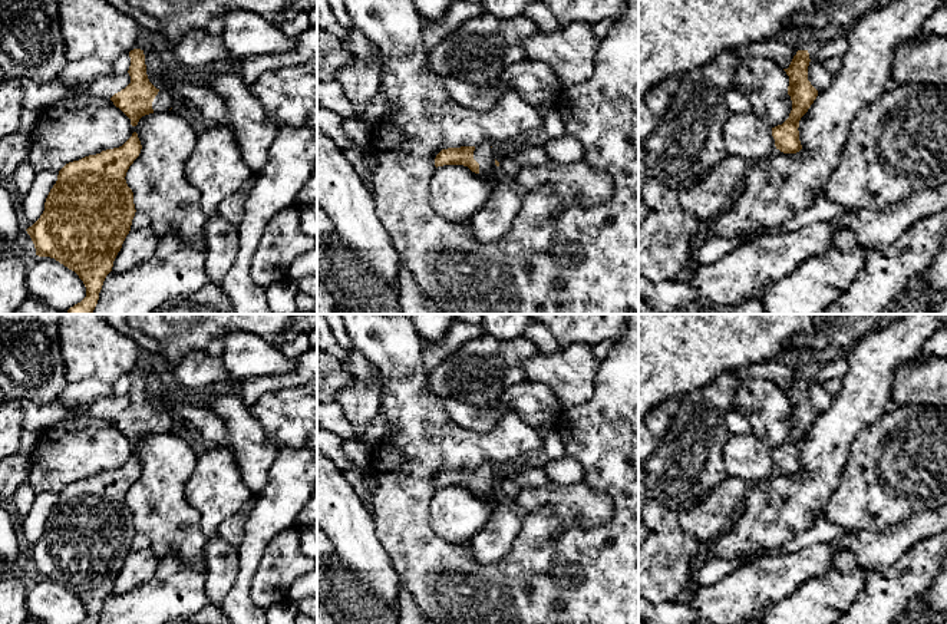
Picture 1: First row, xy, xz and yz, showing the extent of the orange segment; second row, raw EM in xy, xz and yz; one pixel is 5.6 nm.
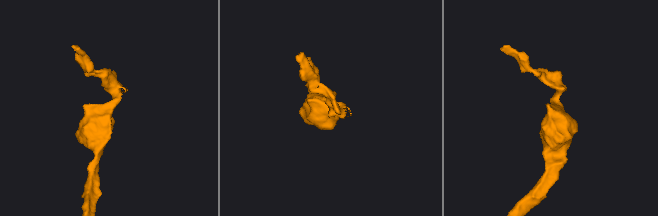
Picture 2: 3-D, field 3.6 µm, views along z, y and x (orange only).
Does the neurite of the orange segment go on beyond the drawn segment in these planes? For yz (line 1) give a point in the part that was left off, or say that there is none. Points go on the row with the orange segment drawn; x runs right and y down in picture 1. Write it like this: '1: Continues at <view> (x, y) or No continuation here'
1: No continuation here

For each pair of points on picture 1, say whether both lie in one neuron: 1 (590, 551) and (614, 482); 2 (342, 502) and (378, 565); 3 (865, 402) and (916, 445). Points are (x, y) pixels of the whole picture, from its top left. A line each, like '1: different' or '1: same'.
1: same
2: same
3: different

